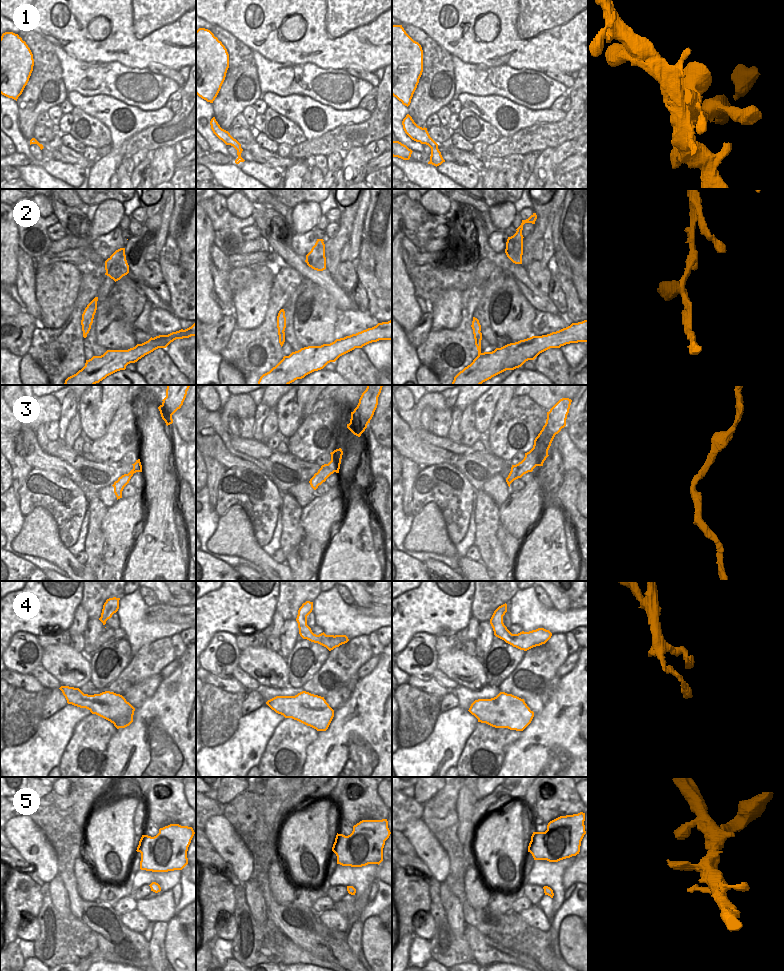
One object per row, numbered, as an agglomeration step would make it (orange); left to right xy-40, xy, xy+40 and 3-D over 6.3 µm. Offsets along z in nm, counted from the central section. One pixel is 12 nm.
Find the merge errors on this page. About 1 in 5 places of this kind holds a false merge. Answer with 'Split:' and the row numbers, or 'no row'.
Split: 2

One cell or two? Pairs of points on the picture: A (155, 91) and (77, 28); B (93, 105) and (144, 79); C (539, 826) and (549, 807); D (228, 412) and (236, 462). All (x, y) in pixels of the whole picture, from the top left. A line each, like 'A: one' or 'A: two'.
A: two
B: two
C: two
D: two

